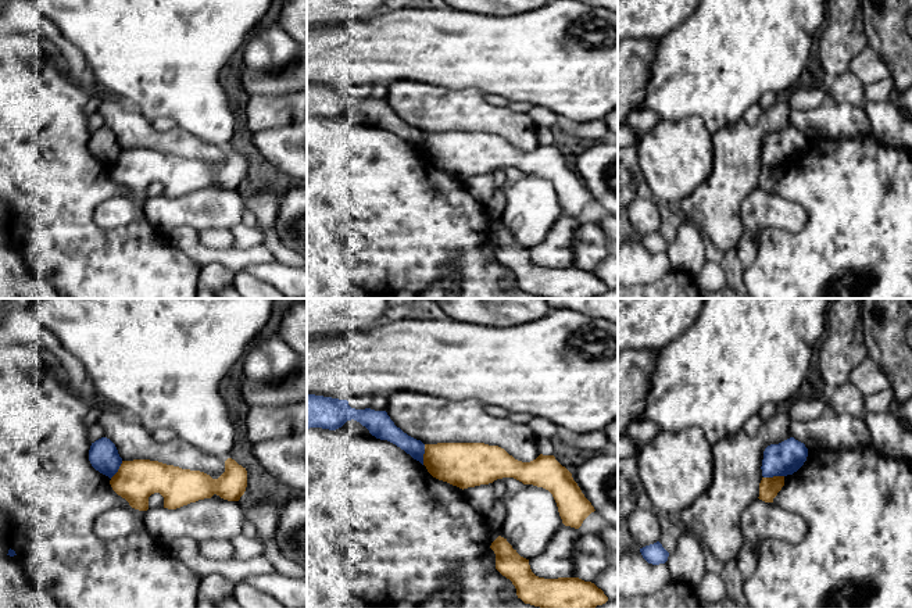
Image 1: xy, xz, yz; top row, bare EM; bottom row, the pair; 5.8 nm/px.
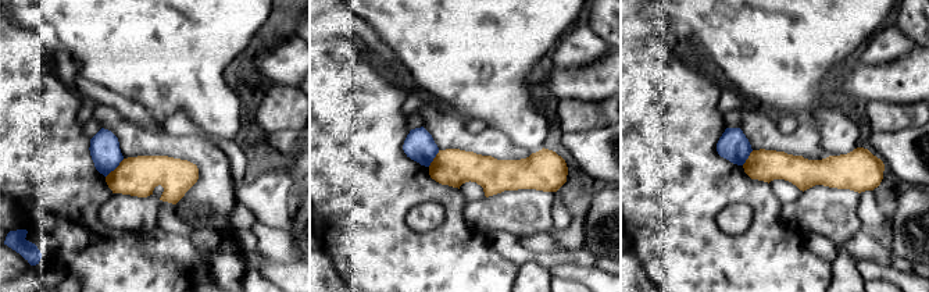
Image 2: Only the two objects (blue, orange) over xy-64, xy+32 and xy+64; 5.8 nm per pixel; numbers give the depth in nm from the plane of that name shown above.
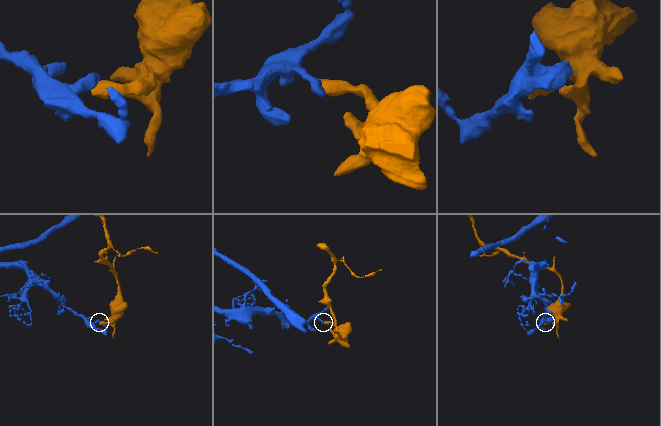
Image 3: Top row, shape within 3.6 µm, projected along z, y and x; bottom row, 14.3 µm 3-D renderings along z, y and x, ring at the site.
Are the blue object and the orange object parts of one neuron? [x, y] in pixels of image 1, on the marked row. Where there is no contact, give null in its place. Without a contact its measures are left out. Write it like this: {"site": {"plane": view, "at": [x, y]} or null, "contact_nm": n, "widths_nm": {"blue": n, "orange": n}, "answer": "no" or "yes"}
{"site": {"plane": "xz", "at": [424, 453]}, "contact_nm": 120, "widths_nm": {"blue": 110, "orange": 260}, "answer": "no"}

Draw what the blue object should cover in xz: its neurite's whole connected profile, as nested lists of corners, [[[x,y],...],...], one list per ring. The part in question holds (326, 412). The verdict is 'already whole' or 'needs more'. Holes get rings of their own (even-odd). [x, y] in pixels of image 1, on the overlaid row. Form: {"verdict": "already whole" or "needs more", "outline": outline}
{"verdict": "already whole", "outline": [[[307,394],[307,429],[336,430],[351,419],[365,426],[376,439],[396,444],[423,465],[425,444],[397,428],[386,411],[355,409],[347,400]]]}

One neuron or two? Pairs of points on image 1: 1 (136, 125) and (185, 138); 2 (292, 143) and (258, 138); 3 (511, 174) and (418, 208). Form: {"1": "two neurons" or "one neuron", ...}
{"1": "one neuron", "2": "one neuron", "3": "two neurons"}

